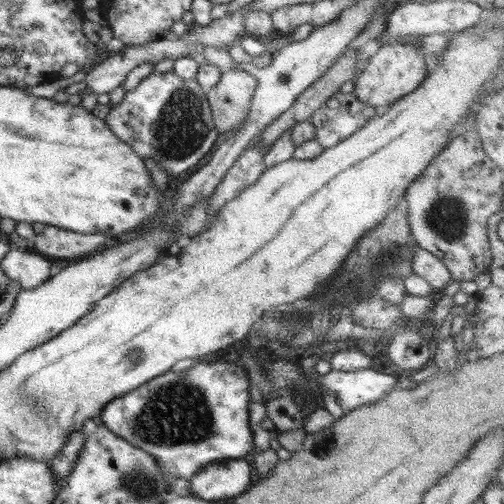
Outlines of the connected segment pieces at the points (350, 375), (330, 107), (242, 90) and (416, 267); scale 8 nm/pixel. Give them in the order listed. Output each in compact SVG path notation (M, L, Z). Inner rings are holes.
M366 367L357 371L331 370L328 374L322 374L322 384L337 394L342 410L352 410L384 398L395 388L397 377L382 372L378 367L372 369Z
M338 91L308 119L315 126L314 139L327 149L352 136L376 115L381 114L360 102L354 93Z
M233 70L221 73L220 80L206 93L214 131L219 134L240 127L251 111L258 81L249 73Z
M420 246L416 247L415 251L416 254L412 258L412 273L422 277L432 288L445 288L452 282L450 272L440 258Z

